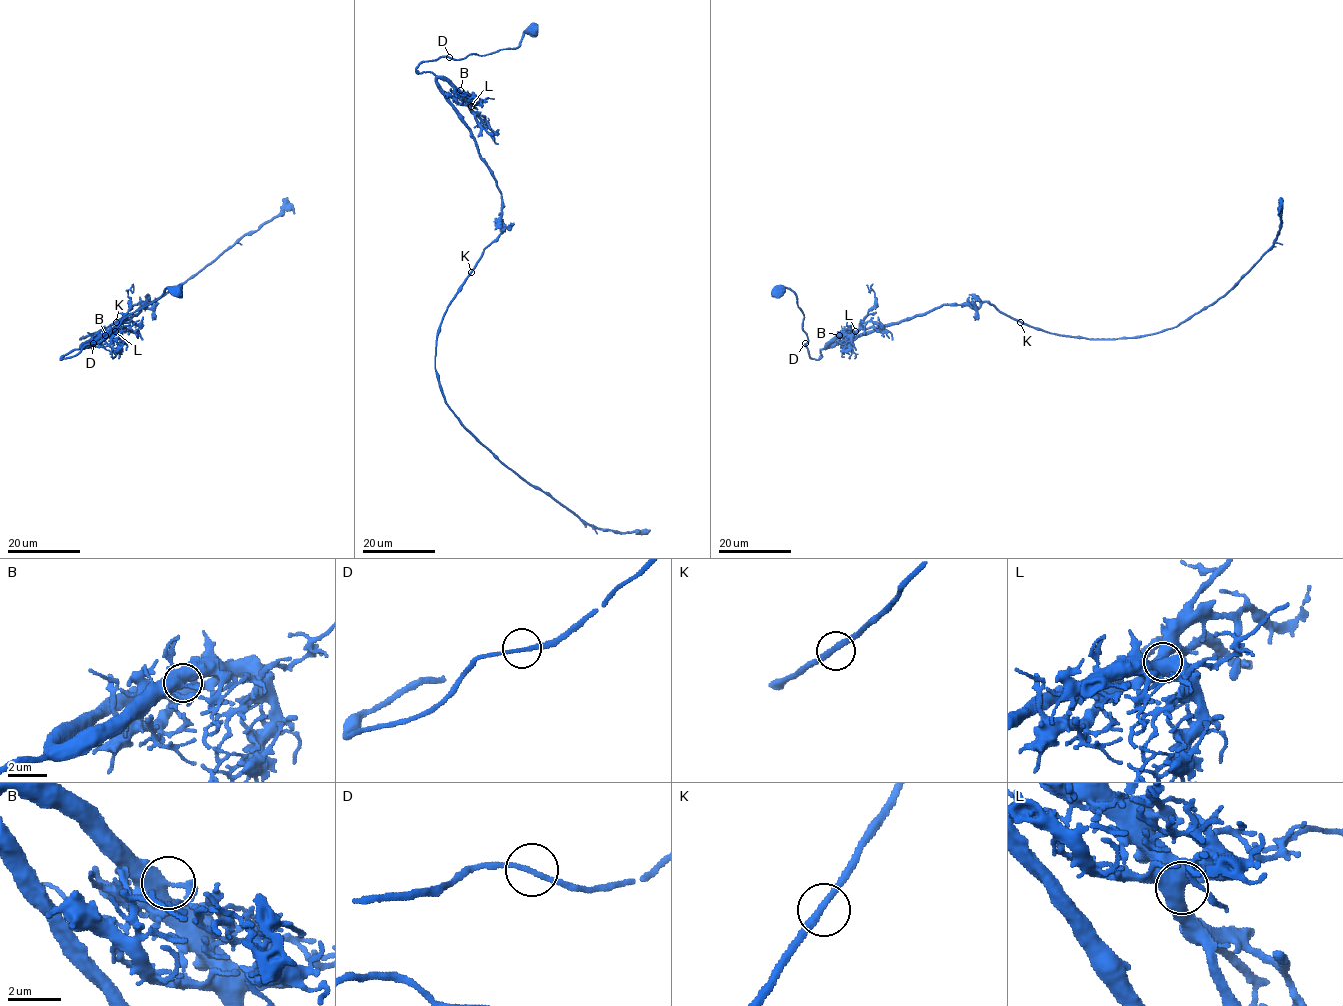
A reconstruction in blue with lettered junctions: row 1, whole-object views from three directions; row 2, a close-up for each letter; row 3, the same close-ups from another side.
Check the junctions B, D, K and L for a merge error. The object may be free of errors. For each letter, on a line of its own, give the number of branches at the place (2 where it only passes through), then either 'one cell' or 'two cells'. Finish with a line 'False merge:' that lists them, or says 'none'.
B: 2 branches meet; one cell
D: 2 branches meet; one cell
K: 2 branches meet; one cell
L: 3 branches meet; one cell
False merge: none

